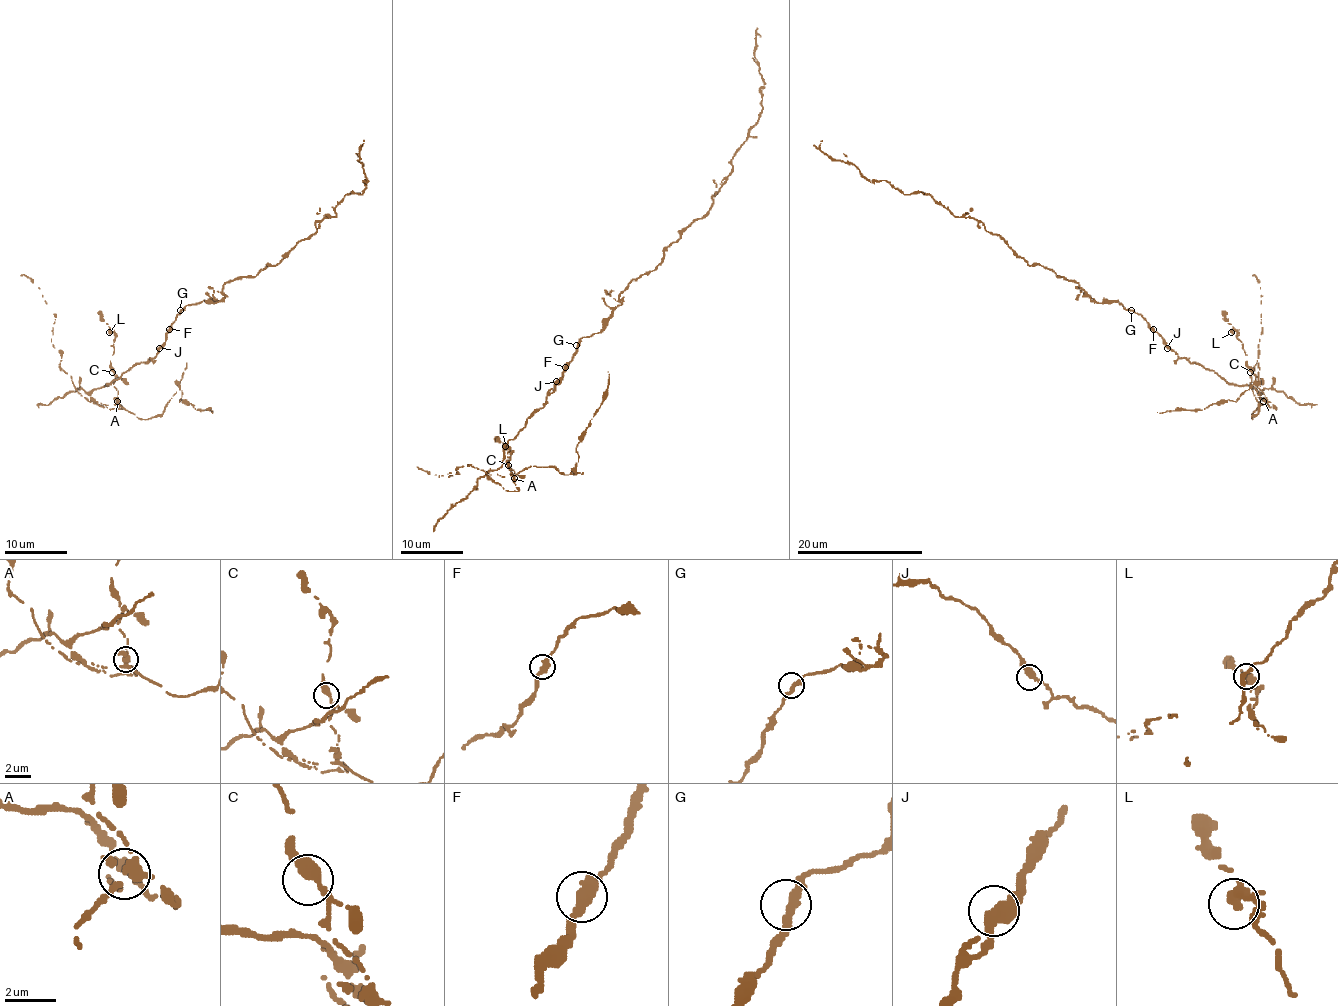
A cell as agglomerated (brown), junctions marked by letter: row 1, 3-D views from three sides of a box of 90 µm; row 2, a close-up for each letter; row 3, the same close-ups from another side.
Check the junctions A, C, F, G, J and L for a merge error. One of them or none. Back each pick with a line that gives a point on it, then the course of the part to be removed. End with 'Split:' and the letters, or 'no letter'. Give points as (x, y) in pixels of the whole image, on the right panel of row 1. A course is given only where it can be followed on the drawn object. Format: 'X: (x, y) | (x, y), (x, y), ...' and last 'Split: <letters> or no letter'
A: (1263, 401) | (1263, 401), (1261, 405), (1252, 389), (1261, 315), (1260, 280), (1252, 276)
Split: A

